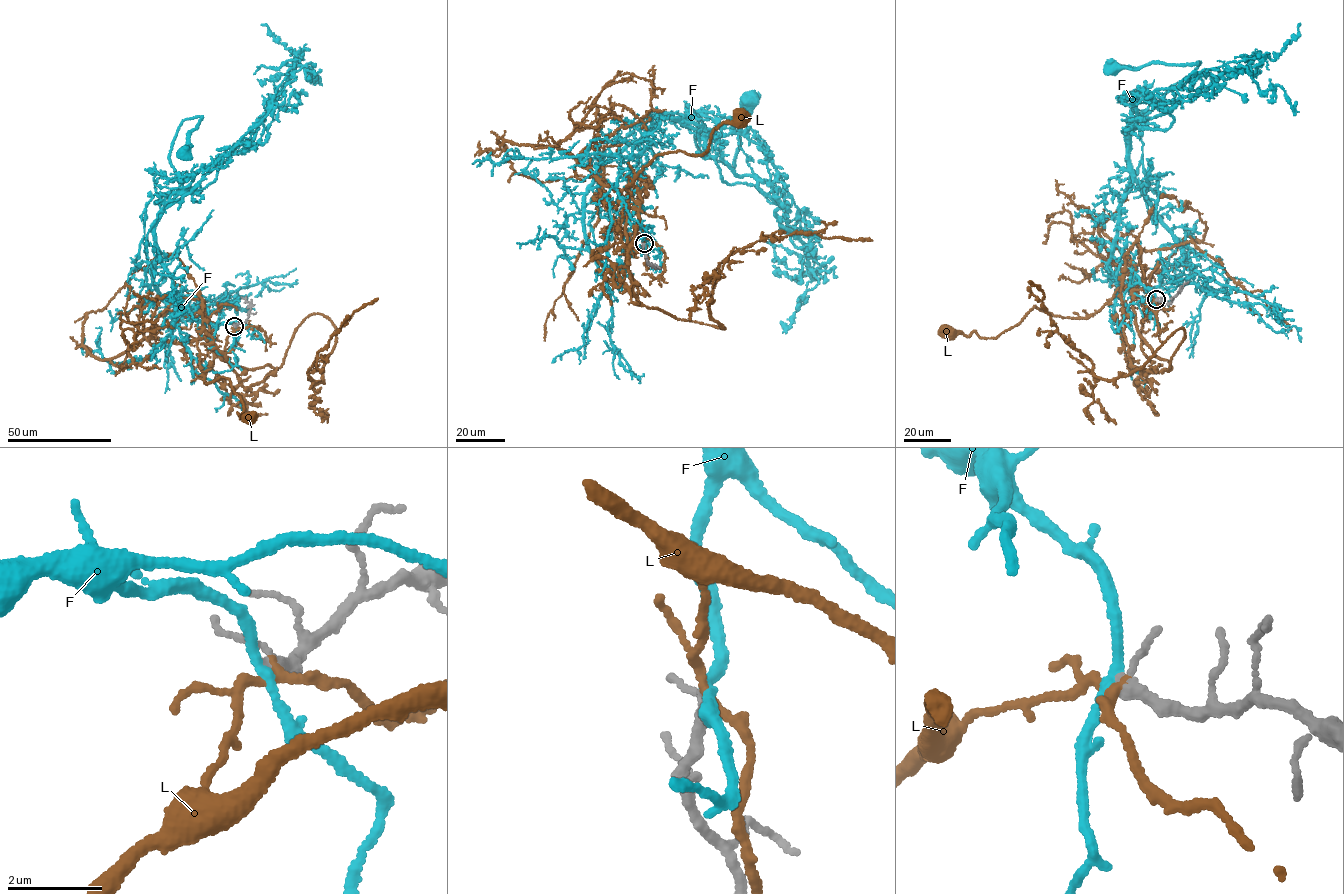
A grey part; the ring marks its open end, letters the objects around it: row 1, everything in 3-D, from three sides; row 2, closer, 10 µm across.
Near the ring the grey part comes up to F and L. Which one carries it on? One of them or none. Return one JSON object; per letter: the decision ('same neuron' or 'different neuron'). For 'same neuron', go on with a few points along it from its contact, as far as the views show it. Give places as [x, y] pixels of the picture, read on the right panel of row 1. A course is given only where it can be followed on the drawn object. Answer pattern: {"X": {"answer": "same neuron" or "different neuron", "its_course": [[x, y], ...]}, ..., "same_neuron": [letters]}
{"F": {"answer": "same neuron", "its_course": [[1156, 300], [1115, 245], [1118, 207], [1131, 179], [1129, 139], [1166, 90], [1200, 62], [1110, 68]]}, "L": {"answer": "different neuron"}, "same_neuron": ["F"]}

